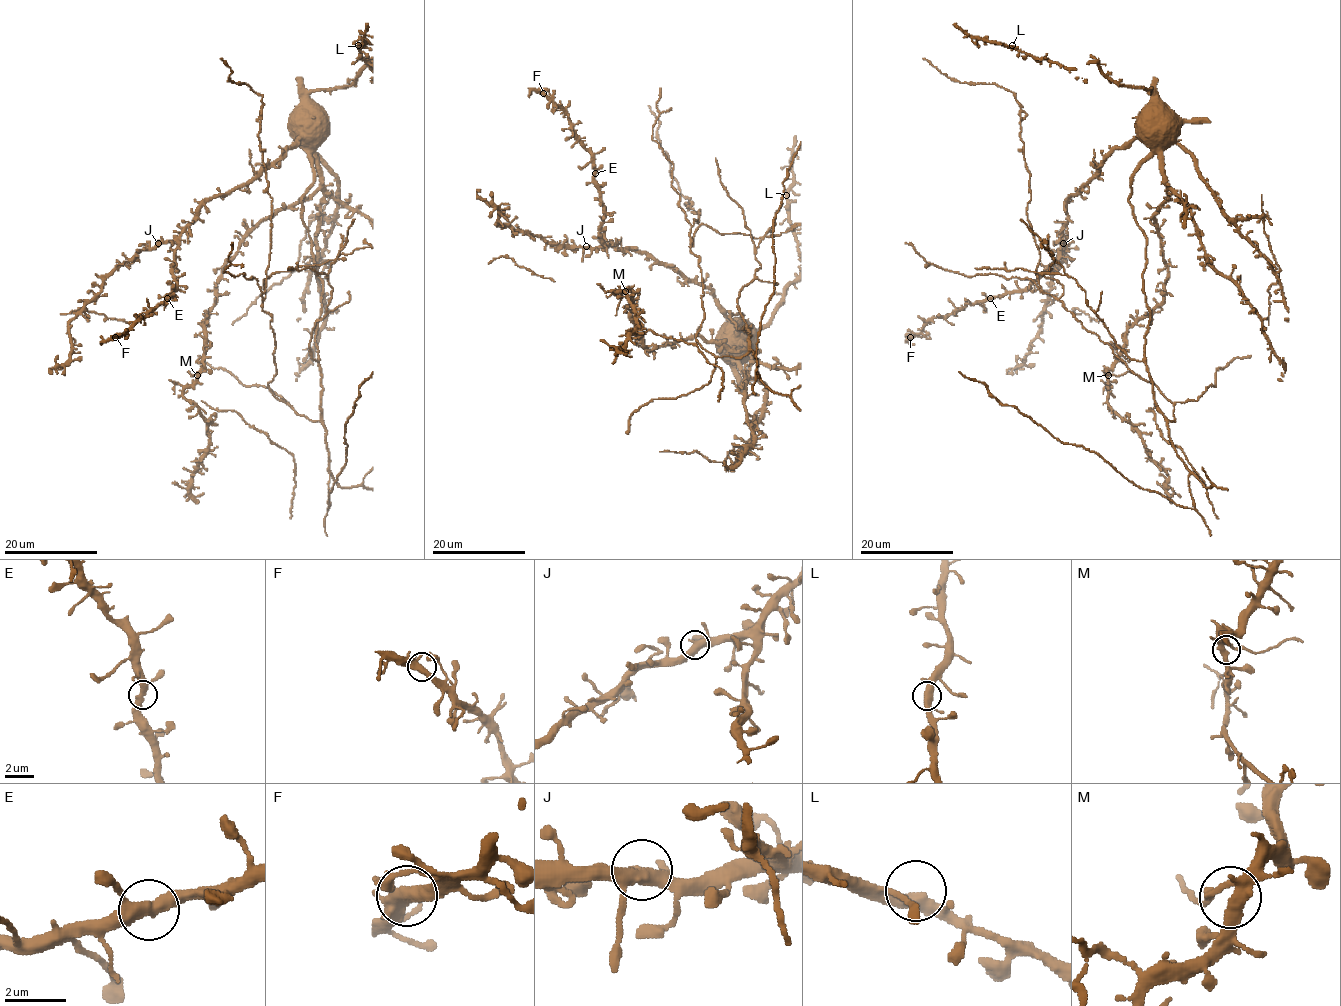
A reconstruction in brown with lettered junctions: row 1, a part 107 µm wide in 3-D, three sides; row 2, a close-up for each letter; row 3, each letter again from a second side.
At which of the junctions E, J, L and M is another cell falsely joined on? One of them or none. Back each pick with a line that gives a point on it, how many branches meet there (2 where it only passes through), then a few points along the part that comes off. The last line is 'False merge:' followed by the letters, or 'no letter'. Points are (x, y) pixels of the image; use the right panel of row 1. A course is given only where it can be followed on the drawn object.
False merge: no letter

